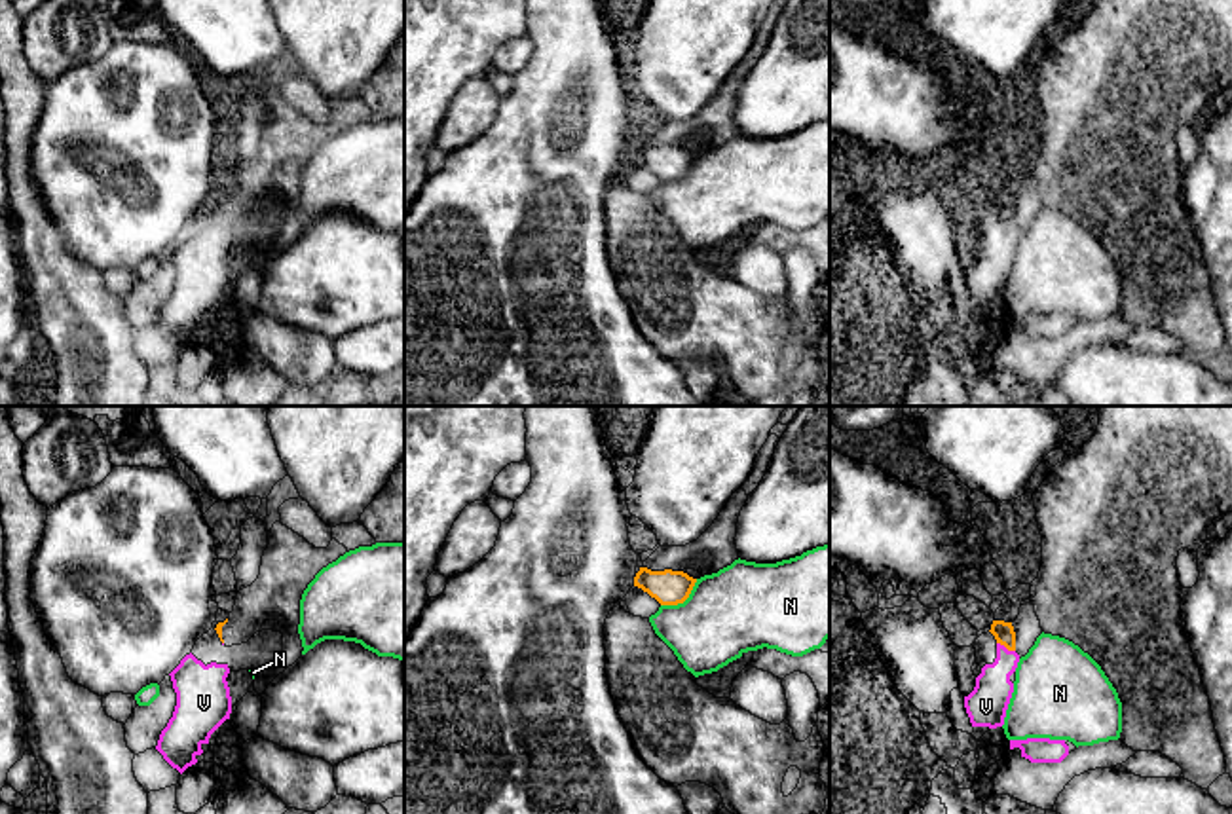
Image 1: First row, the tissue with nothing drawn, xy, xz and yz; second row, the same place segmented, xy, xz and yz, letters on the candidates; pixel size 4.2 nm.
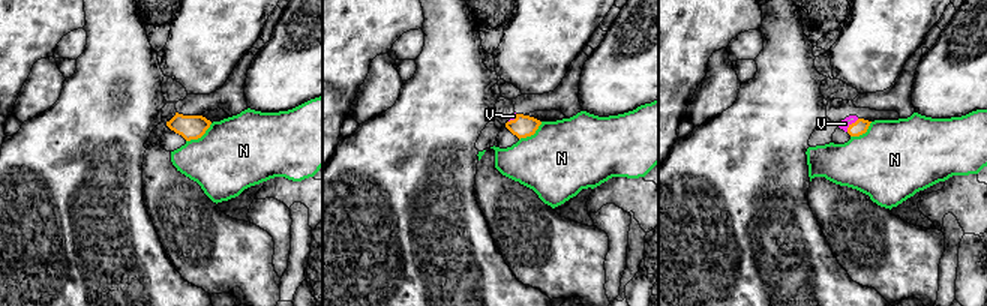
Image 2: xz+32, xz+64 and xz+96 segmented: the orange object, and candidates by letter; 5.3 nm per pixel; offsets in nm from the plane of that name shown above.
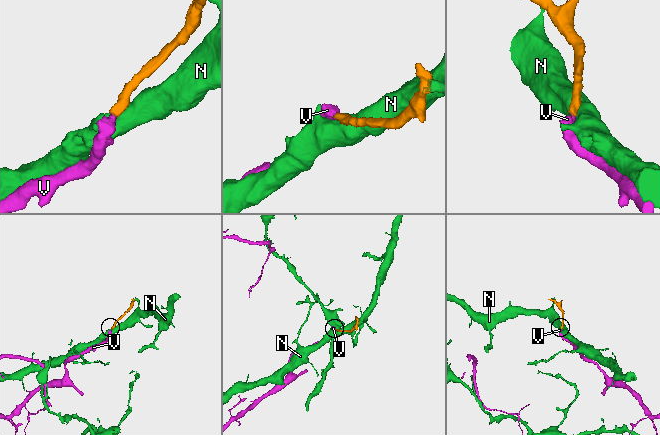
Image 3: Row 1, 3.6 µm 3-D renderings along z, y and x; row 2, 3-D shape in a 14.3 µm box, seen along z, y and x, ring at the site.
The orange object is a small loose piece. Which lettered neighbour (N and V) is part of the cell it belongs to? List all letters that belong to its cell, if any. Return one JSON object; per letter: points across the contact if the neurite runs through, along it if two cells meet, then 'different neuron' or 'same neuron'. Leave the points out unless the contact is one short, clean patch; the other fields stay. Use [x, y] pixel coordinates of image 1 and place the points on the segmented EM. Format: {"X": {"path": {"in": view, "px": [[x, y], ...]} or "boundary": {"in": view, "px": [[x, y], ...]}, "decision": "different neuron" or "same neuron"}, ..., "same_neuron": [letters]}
{"N": {"decision": "different neuron"}, "V": {"path": {"in": "yz", "px": [[1003, 632], [1007, 647], [988, 702]]}, "decision": "same neuron"}, "same_neuron": ["V"]}

